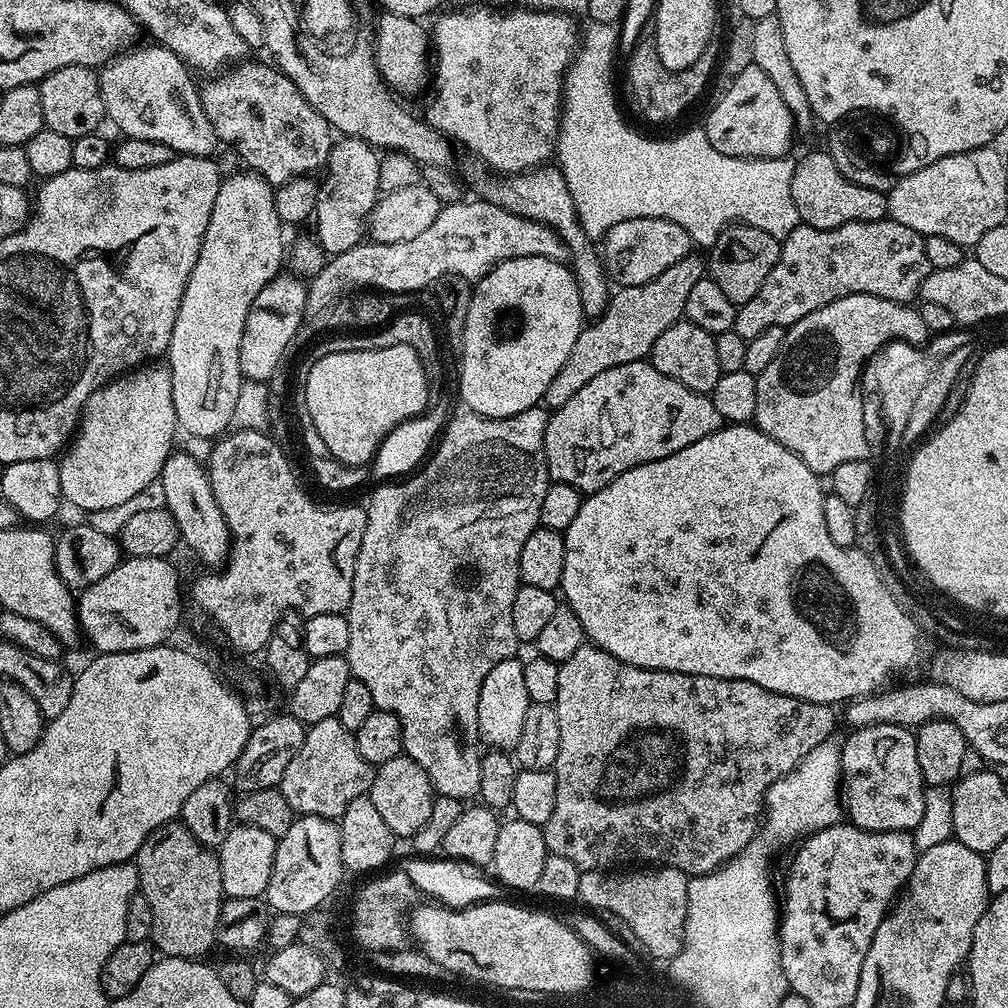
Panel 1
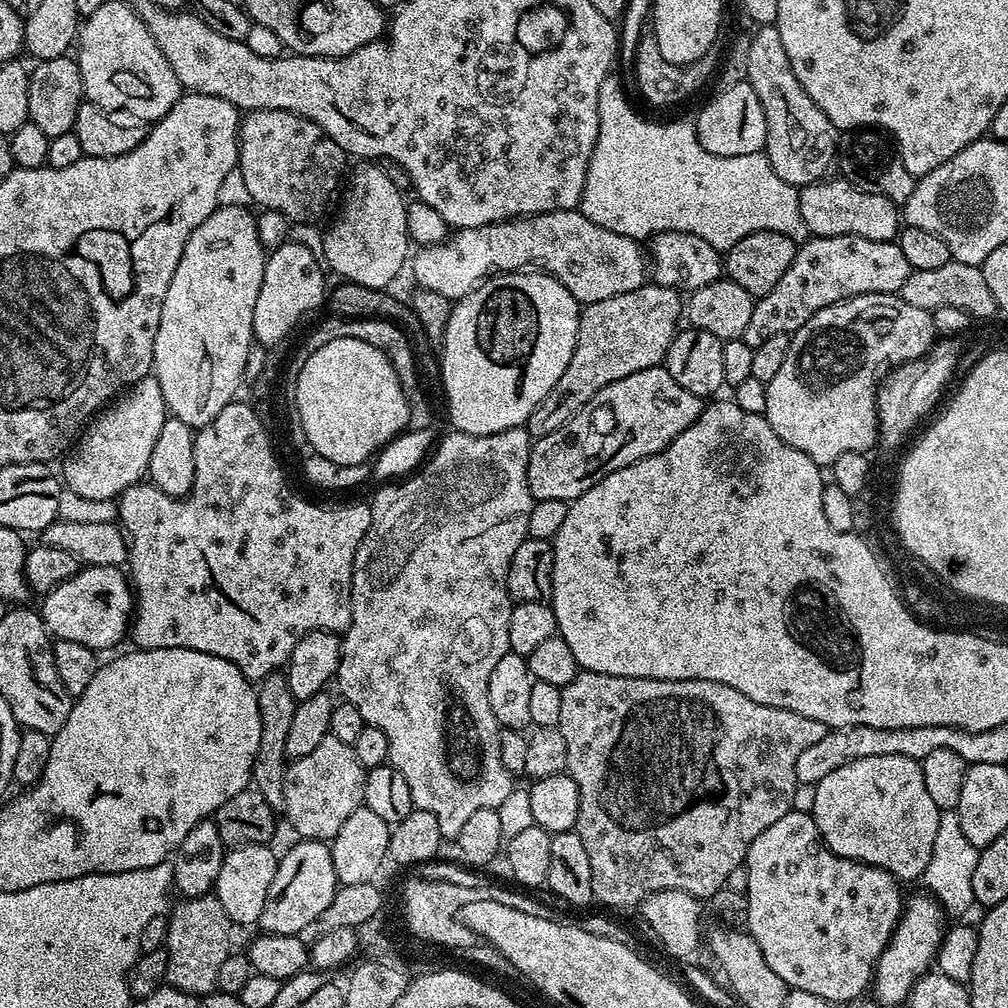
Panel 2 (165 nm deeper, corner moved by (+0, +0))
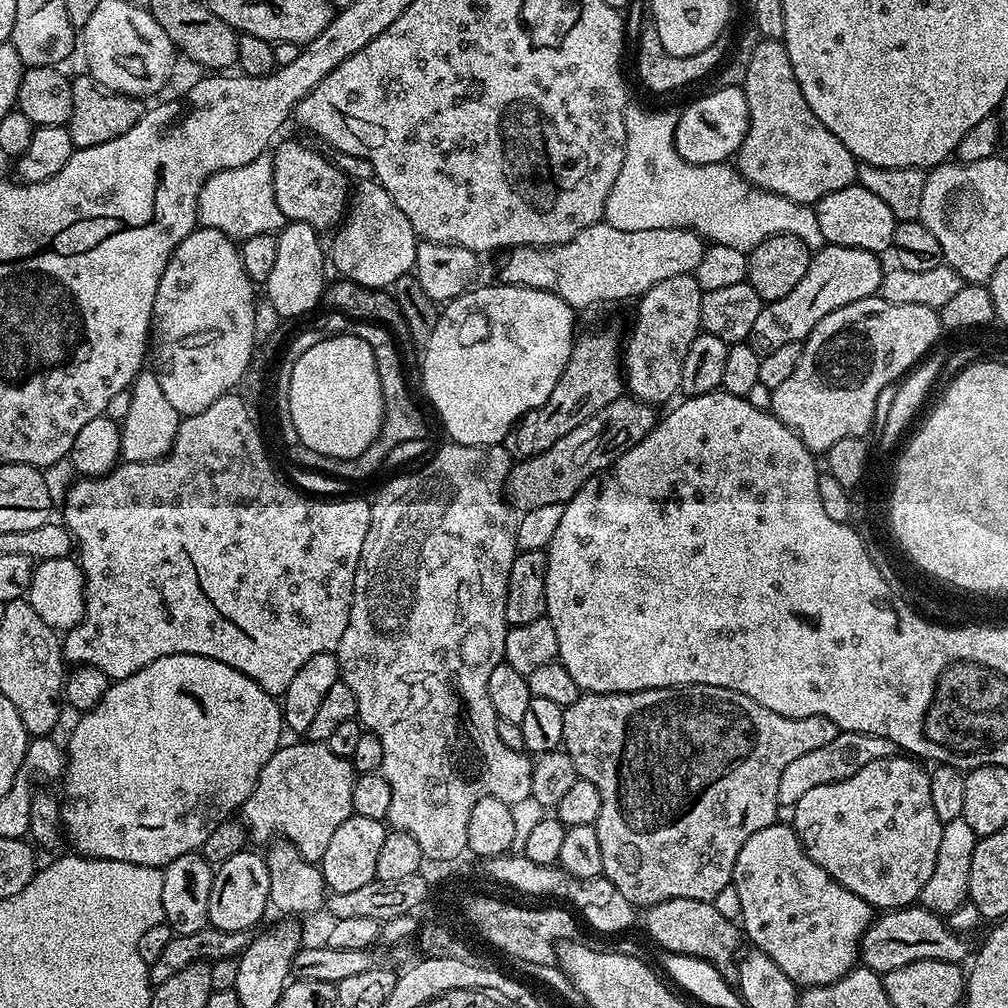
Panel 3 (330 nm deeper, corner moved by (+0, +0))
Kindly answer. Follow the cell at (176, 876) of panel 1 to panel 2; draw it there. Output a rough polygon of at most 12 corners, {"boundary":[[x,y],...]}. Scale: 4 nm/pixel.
{"boundary":[[215,894],[167,913],[166,984],[217,991],[234,925]]}

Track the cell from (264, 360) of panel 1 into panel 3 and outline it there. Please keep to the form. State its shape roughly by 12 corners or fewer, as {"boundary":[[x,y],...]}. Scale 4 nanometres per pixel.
{"boundary":[[288,222],[266,285],[281,318],[321,303],[326,248],[306,222]]}

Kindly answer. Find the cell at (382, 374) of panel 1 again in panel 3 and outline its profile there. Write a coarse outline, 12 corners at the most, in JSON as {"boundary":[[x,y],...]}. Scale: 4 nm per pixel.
{"boundary":[[328,336],[294,365],[299,443],[356,459],[386,420],[374,350]]}

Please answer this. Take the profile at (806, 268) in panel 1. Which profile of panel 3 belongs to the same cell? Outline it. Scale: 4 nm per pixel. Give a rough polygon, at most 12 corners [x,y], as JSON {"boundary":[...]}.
{"boundary":[[825,244],[746,343],[765,356],[826,314],[879,293],[877,253]]}

